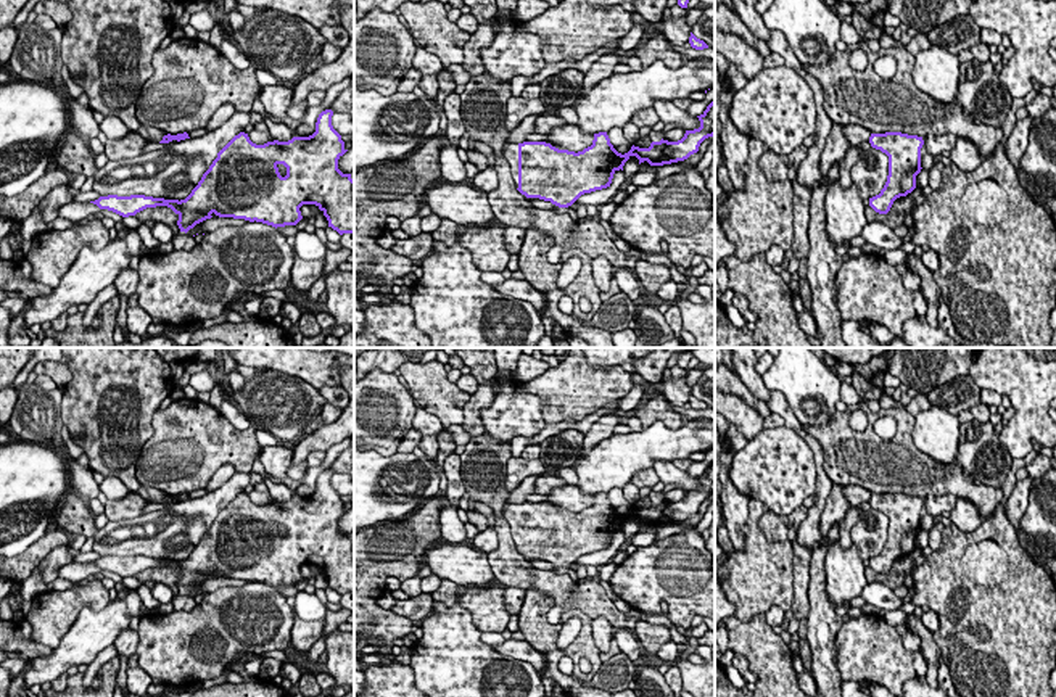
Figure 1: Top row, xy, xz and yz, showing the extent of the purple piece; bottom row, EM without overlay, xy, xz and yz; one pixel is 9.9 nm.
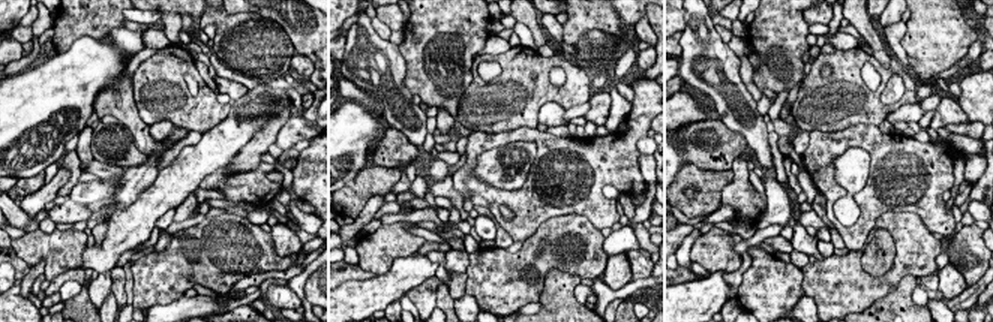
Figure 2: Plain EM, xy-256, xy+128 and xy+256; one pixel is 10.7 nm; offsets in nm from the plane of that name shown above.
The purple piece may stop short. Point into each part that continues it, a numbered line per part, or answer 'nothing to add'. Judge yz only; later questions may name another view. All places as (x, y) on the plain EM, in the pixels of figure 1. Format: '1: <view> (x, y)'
1: yz (855, 494)

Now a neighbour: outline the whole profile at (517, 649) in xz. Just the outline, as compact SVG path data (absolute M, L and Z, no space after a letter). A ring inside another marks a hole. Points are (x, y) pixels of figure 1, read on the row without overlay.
M507 639L501 645L494 645L494 650L522 662L528 662L538 673L541 673L547 665L546 655L534 650L526 641Z

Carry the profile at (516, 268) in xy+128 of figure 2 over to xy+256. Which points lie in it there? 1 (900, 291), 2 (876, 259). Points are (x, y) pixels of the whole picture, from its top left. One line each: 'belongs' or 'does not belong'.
1: does not belong
2: does not belong

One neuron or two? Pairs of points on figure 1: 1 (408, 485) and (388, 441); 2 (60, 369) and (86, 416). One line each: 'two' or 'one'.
1: two
2: two

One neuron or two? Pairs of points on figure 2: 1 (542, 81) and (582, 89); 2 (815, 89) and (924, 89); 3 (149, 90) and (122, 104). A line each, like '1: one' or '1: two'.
1: one
2: two
3: two

